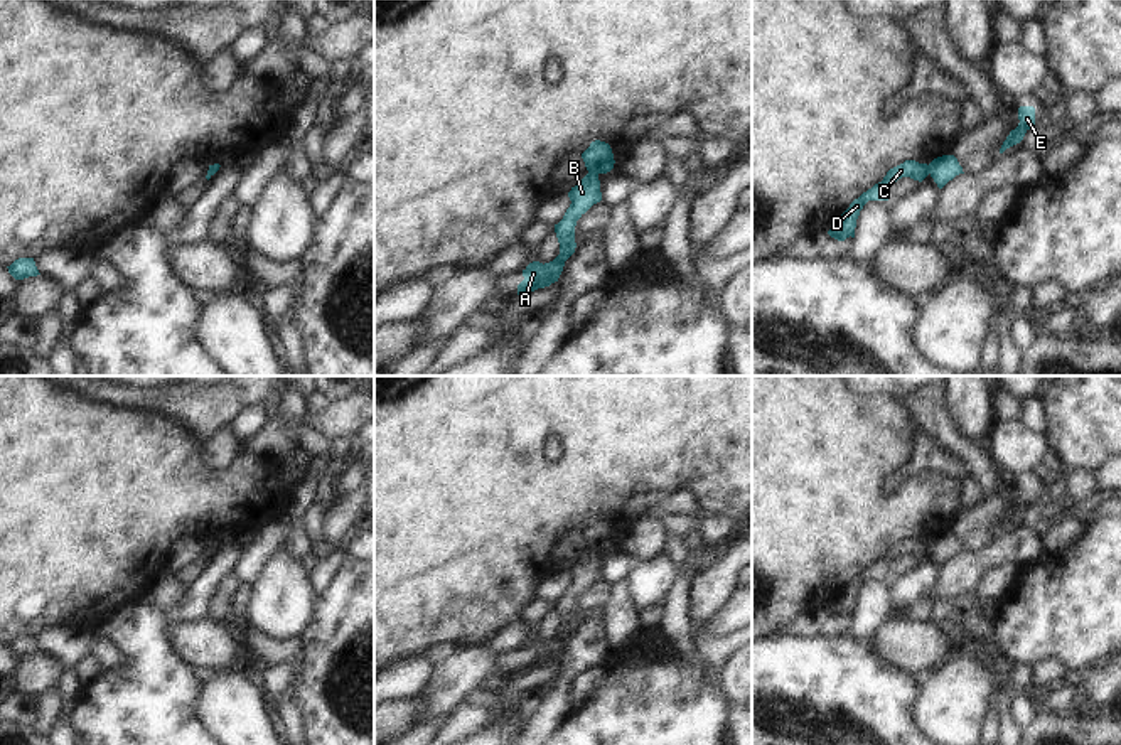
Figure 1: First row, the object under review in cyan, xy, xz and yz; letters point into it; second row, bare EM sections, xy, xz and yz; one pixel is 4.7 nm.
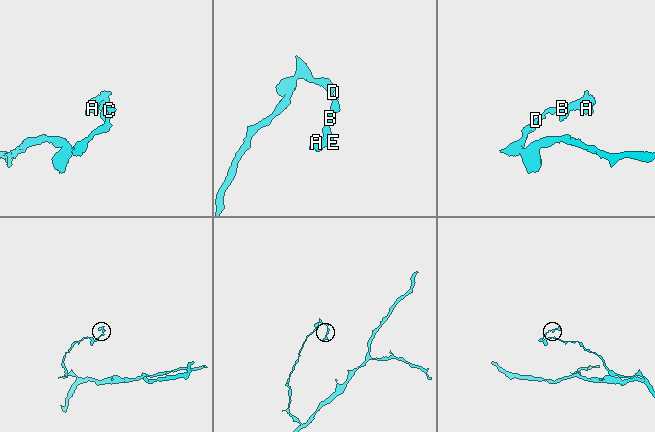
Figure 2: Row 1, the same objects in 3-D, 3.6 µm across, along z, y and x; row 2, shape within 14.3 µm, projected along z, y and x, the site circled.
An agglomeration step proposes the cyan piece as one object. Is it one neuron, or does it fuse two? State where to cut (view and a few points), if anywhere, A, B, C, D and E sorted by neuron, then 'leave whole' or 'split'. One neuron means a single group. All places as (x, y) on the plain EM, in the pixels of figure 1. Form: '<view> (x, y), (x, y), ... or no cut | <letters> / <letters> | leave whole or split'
xz (589, 550), (597, 553) | A B E / C D | split

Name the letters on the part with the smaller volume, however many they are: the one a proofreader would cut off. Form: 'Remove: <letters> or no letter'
Remove: A, B, E

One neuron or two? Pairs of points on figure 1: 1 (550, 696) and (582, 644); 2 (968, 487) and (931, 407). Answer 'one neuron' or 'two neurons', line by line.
1: one neuron
2: two neurons

